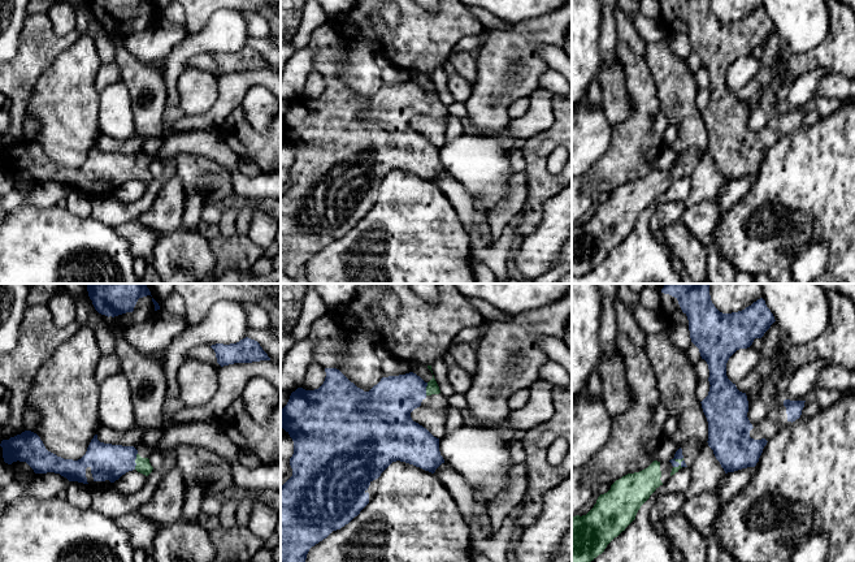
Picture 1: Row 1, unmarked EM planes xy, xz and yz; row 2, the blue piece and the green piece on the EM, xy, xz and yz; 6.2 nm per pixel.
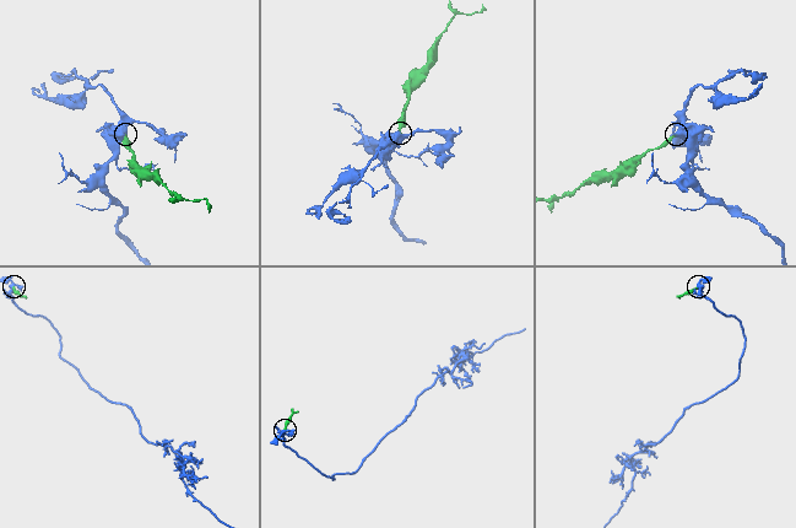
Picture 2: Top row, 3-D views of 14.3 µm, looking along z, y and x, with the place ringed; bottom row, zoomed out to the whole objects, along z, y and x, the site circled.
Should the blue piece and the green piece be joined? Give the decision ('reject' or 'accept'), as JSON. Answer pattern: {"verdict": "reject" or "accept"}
{"verdict": "accept"}

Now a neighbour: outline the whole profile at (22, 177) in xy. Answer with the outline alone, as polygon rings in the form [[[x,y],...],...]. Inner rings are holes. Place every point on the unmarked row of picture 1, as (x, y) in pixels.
[[[17,169],[9,174],[14,183],[25,185],[27,187],[31,187],[35,185],[34,178],[26,170]]]

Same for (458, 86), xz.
[[[457,73],[447,75],[447,90],[452,99],[459,103],[465,103],[472,94],[472,83]]]

